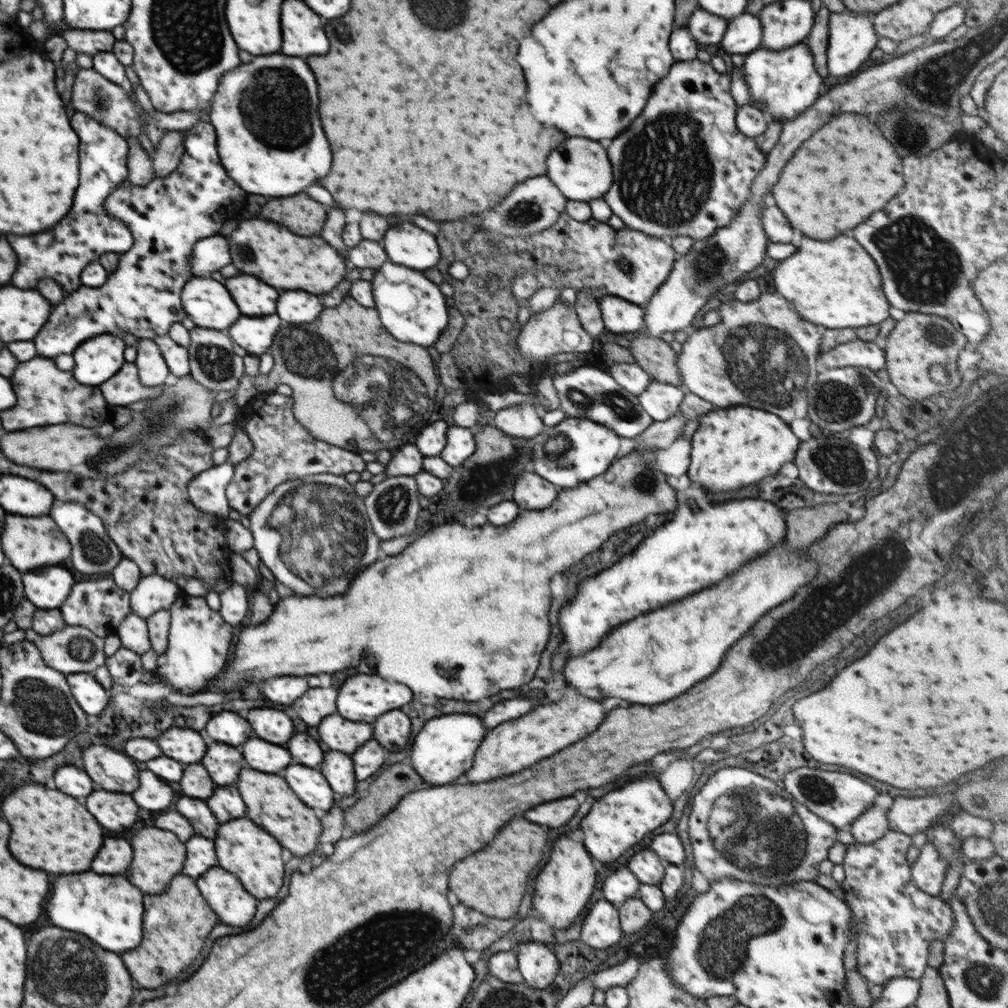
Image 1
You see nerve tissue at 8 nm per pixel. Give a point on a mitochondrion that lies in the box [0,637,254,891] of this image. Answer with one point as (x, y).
(43, 708)

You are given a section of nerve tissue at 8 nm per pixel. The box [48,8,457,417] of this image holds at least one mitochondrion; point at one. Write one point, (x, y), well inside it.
(285, 117)

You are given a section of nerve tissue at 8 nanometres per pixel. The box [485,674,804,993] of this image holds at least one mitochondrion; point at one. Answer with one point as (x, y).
(722, 946)

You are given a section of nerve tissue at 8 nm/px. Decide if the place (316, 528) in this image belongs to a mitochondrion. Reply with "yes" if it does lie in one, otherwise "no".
yes

